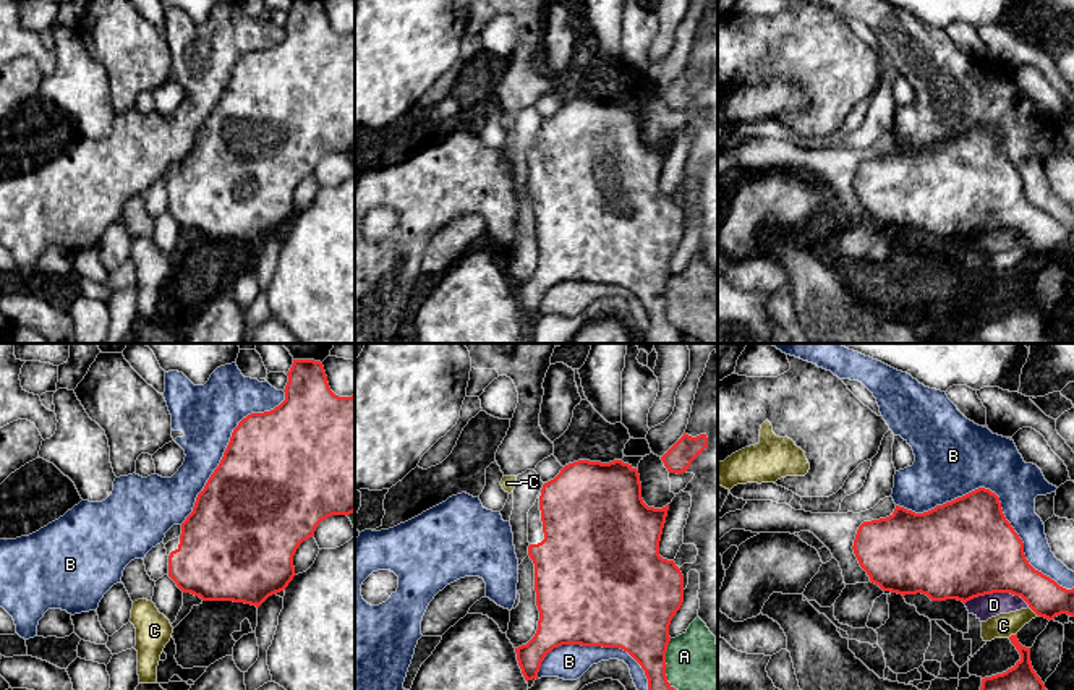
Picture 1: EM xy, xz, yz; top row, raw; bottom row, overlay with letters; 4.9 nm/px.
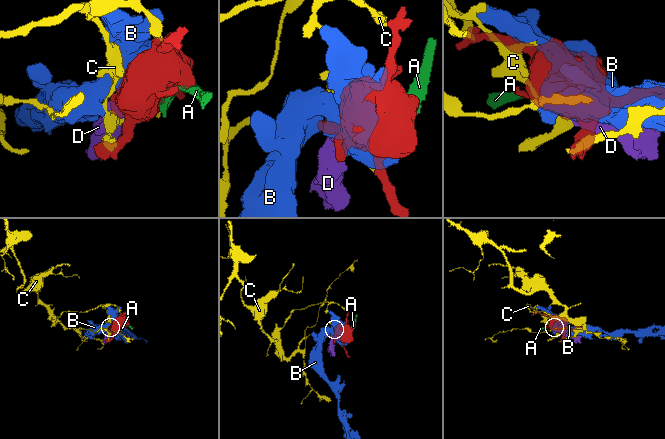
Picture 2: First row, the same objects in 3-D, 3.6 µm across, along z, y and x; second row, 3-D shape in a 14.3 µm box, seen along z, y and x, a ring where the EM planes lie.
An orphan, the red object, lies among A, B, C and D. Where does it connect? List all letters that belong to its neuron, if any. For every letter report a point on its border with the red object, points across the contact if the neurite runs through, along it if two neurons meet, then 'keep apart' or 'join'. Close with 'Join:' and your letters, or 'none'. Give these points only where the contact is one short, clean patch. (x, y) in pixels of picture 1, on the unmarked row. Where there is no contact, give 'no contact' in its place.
A: contact xz (664, 306); keep apart
B: contact yz (998, 138); keep apart
C: contact yz (1034, 248); keep apart
D: contact yz (997, 229); keep apart
Join: none

